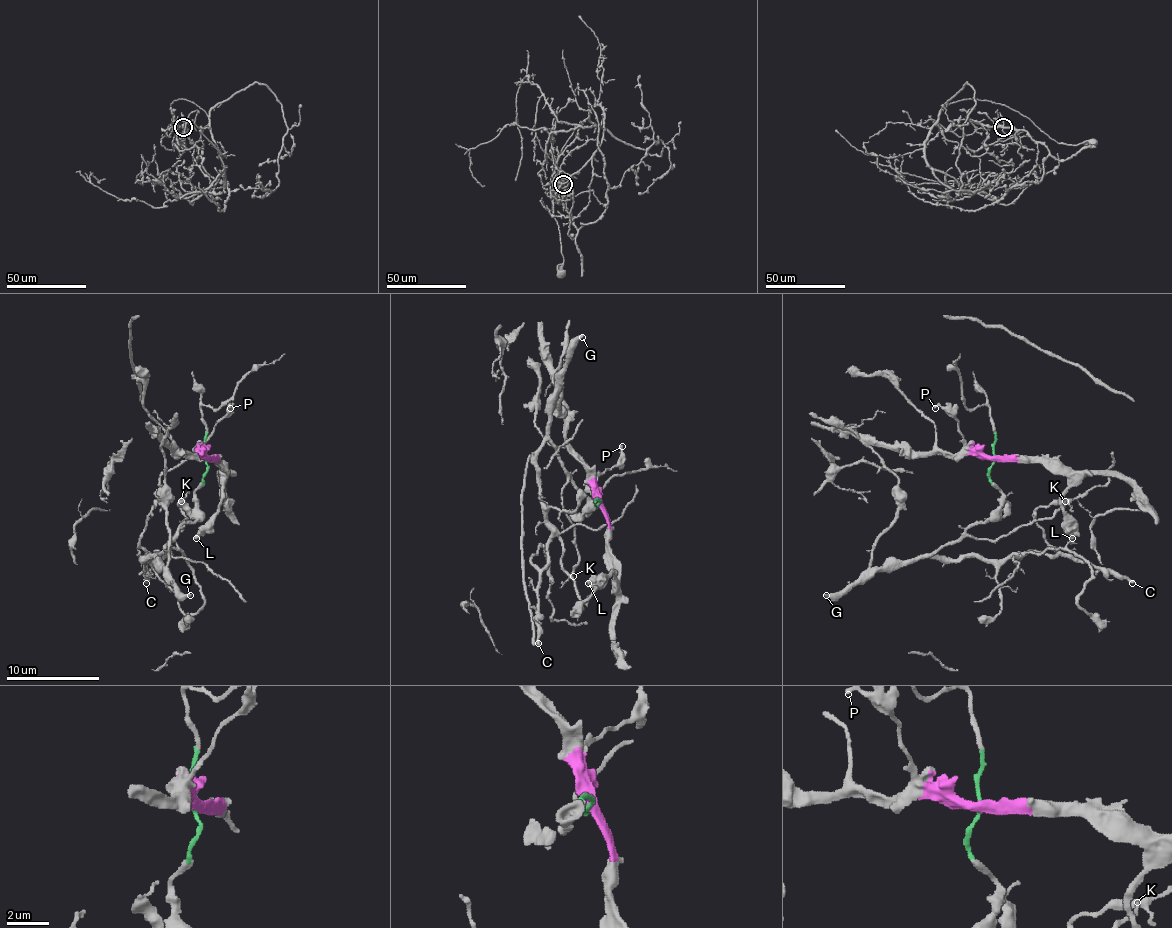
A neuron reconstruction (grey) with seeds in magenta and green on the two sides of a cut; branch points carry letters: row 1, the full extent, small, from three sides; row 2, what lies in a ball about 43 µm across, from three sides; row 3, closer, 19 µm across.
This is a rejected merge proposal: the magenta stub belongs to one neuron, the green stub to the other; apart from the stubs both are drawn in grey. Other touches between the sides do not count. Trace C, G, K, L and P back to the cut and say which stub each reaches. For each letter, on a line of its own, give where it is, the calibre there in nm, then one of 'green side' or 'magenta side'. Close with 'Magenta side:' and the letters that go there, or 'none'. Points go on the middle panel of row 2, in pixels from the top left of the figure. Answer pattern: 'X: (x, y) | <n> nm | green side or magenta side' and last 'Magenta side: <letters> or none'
C: (538, 643) | 240 nm | green side
G: (582, 337) | 360 nm | green side
K: (573, 576) | 140 nm | green side
L: (588, 583) | 480 nm | magenta side
P: (622, 446) | 240 nm | magenta side
Magenta side: L, P

